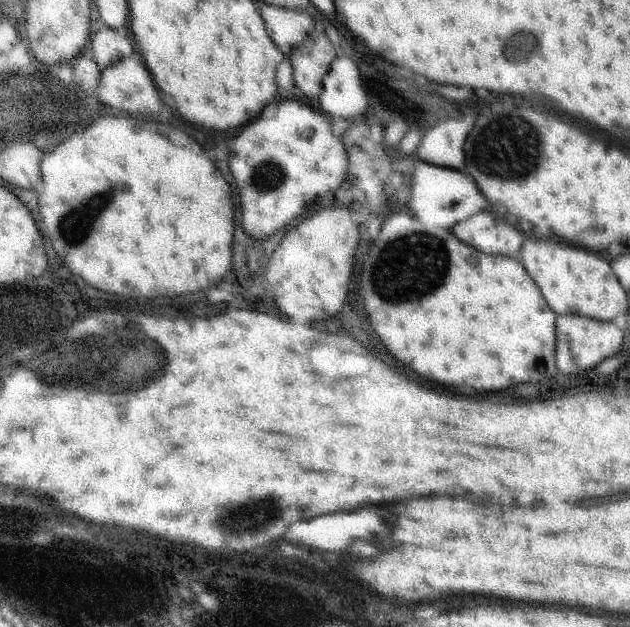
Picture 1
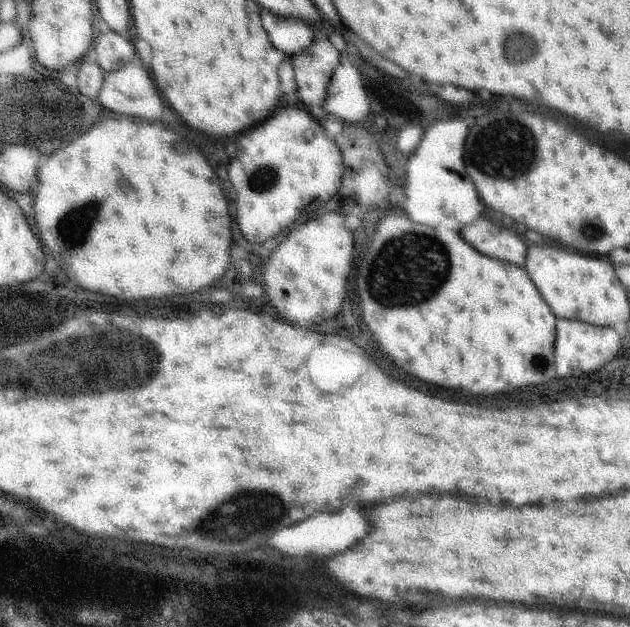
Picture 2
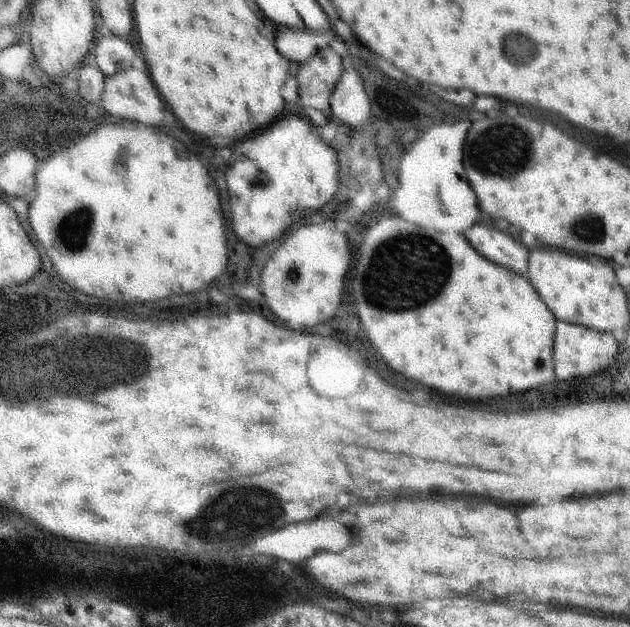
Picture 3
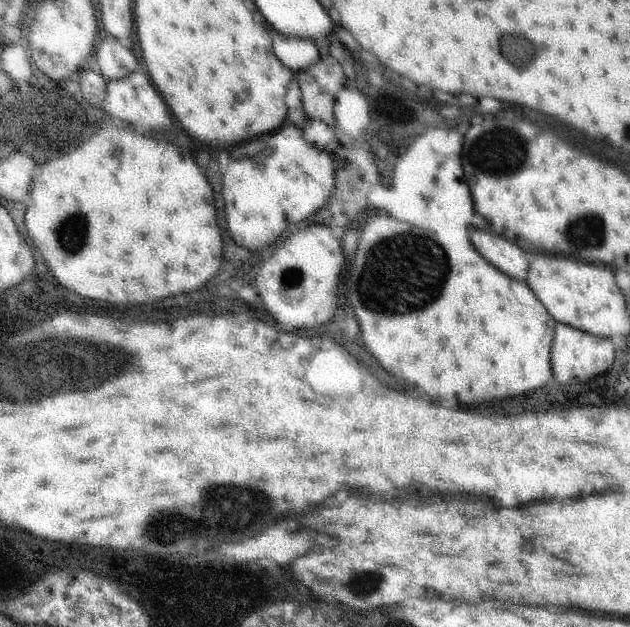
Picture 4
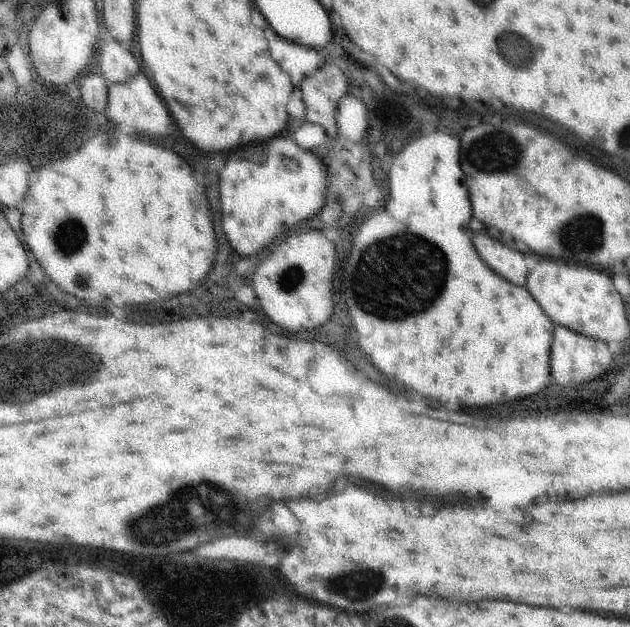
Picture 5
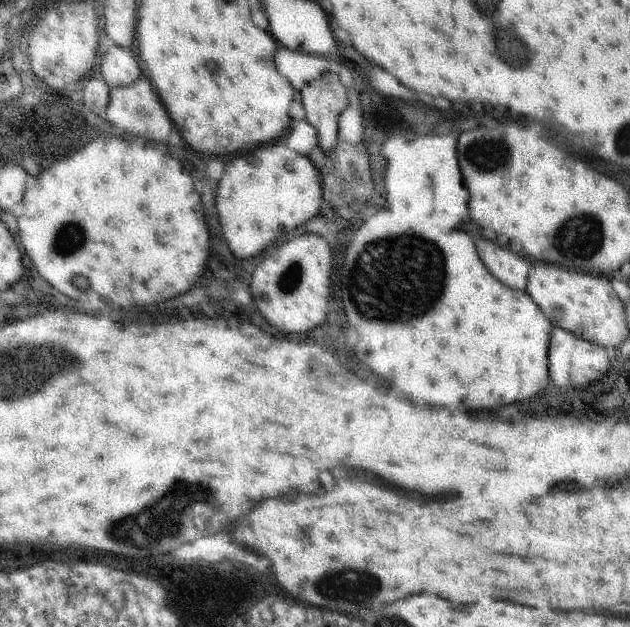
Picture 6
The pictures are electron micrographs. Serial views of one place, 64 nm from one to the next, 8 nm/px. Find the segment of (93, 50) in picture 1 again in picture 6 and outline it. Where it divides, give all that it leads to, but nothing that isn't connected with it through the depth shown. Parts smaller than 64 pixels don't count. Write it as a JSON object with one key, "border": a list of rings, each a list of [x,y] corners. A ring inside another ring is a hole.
{"border":[[[109,46],[103,50],[103,60],[99,62],[99,70],[95,72],[111,90],[133,86],[141,72],[133,54],[121,46]]]}

